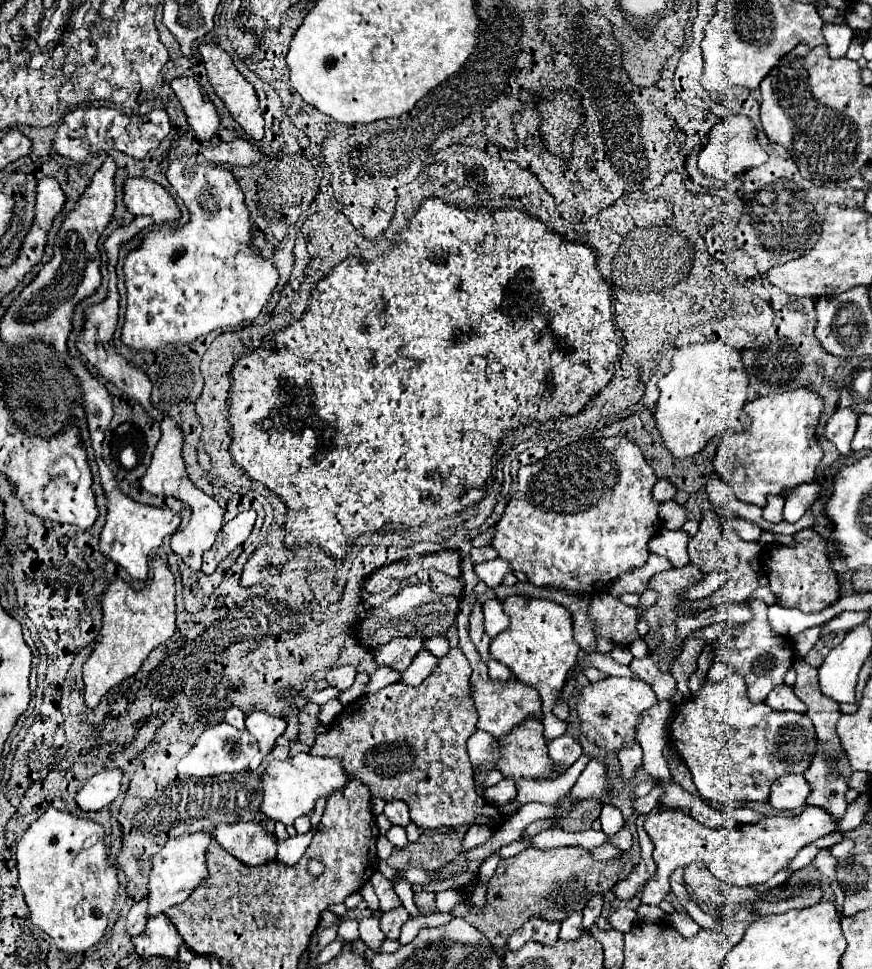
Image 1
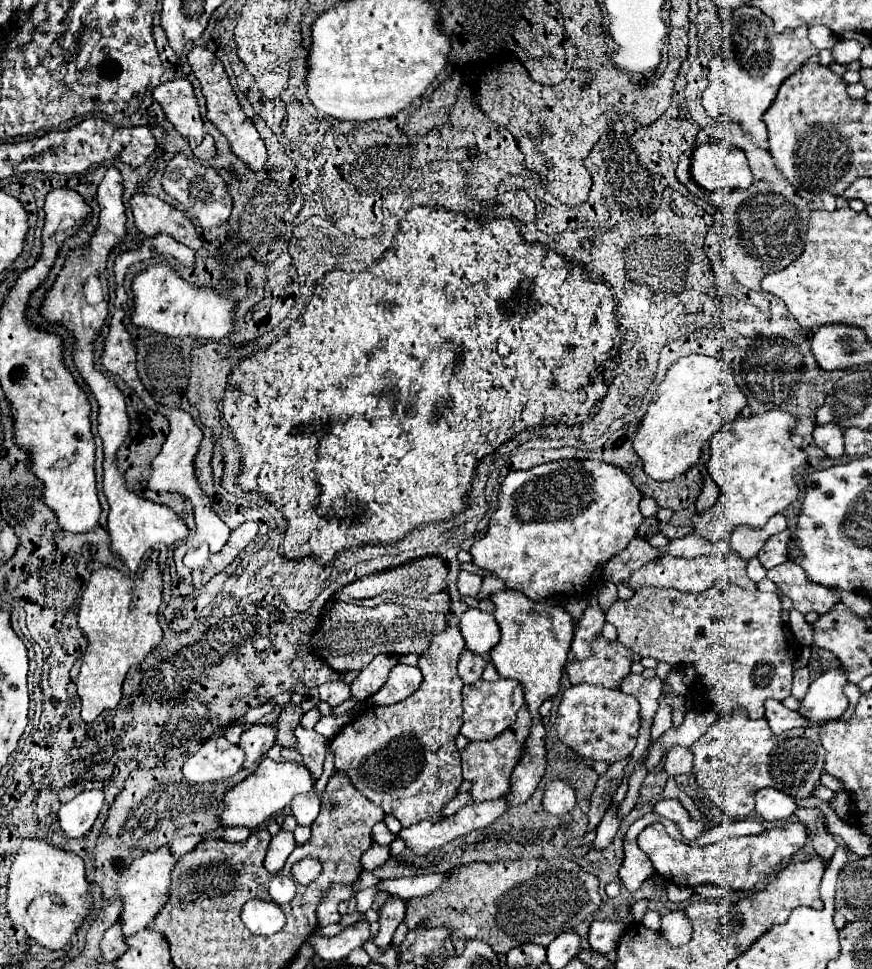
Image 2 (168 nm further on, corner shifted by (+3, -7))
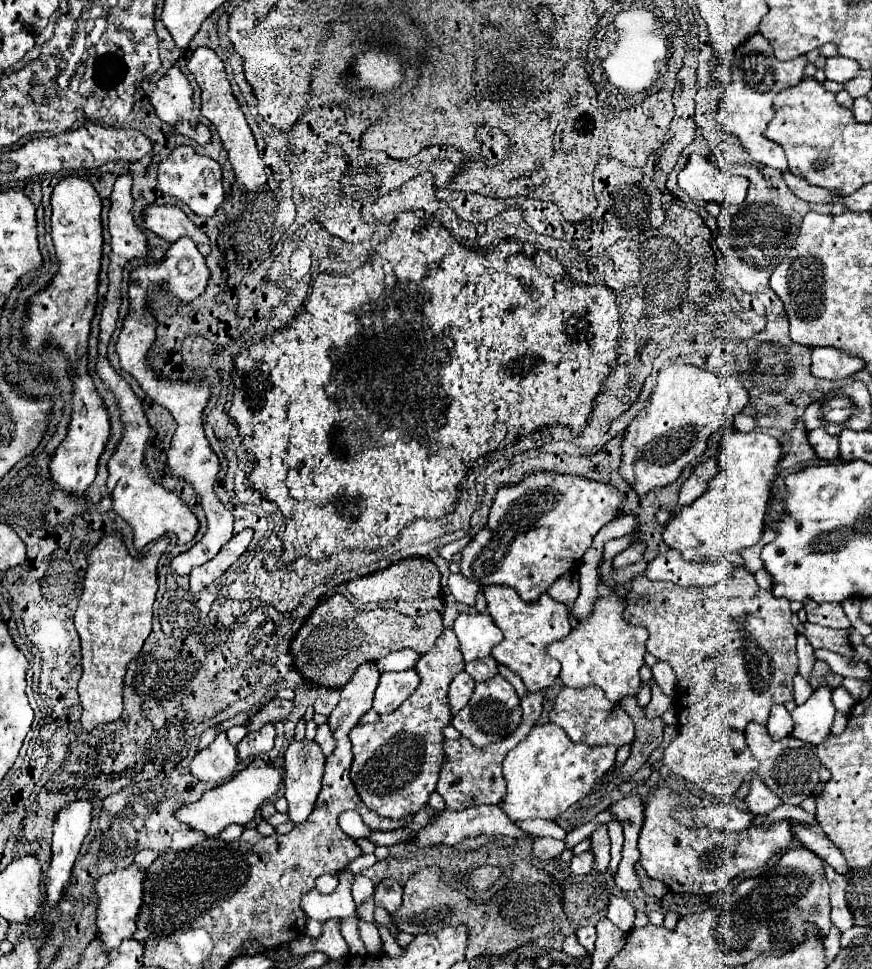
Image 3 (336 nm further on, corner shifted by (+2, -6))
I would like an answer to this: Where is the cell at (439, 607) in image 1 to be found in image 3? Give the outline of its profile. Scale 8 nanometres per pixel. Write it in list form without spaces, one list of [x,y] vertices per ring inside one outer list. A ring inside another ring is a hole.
[[[334,594],[326,598],[324,604],[320,602],[320,606],[300,628],[290,654],[294,658],[294,668],[310,682],[342,688],[362,662],[376,662],[402,648],[414,648],[418,654],[426,654],[442,632],[444,624],[440,612],[426,612],[414,618],[388,608],[364,612],[354,608],[346,596]]]

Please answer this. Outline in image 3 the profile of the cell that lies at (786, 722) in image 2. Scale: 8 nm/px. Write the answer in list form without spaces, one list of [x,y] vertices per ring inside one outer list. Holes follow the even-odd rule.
[[[774,704],[774,708],[770,710],[770,718],[768,718],[766,728],[768,728],[768,734],[770,734],[772,740],[780,740],[780,738],[788,736],[792,732],[792,728],[794,728],[790,712],[784,706]]]

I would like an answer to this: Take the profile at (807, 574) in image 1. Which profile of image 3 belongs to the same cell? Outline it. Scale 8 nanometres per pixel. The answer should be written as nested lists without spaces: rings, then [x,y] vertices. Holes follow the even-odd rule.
[[[806,600],[804,610],[808,614],[808,622],[828,628],[850,628],[850,620],[844,614],[842,604],[814,604],[814,600]]]

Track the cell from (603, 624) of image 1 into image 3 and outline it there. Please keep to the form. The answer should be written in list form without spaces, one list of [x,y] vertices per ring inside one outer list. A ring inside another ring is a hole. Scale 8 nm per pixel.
[[[736,568],[734,570],[734,576],[730,576],[726,582],[720,582],[720,584],[714,584],[714,586],[702,586],[702,588],[700,586],[682,588],[682,586],[668,584],[668,582],[650,582],[646,576],[640,574],[630,584],[630,594],[628,594],[626,608],[624,608],[622,616],[624,616],[626,622],[630,622],[634,626],[648,628],[648,632],[650,632],[650,638],[648,638],[648,644],[646,644],[648,652],[652,656],[656,656],[658,660],[668,662],[674,668],[676,678],[678,678],[678,696],[674,700],[674,706],[678,710],[678,726],[680,726],[680,732],[678,732],[676,740],[664,752],[664,760],[662,760],[664,766],[668,766],[672,774],[682,776],[684,780],[700,786],[708,794],[714,794],[714,796],[732,796],[738,790],[740,782],[750,772],[754,772],[754,768],[758,768],[758,762],[750,756],[750,750],[744,744],[744,728],[746,728],[746,724],[748,722],[766,724],[768,712],[770,712],[770,706],[772,704],[786,704],[786,702],[792,700],[792,676],[798,670],[798,658],[796,658],[796,628],[790,622],[790,616],[792,616],[790,600],[776,598],[770,590],[760,588],[756,584],[756,580],[754,580],[754,574],[748,572],[748,570],[744,570],[744,568]]]

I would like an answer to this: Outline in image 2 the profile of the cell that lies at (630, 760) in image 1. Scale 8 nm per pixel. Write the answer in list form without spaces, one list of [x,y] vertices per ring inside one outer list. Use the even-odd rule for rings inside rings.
[[[611,807],[605,813],[603,821],[599,823],[599,827],[597,827],[597,837],[595,837],[593,845],[591,845],[591,849],[605,849],[605,847],[609,847],[609,843],[613,841],[615,833],[619,829],[619,823],[621,823],[621,819],[617,817],[617,807]]]

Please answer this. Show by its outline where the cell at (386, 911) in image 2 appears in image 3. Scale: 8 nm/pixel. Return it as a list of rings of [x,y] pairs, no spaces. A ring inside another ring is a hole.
[[[384,880],[376,886],[374,900],[376,900],[376,906],[382,906],[392,914],[402,906],[402,886],[394,880]]]

